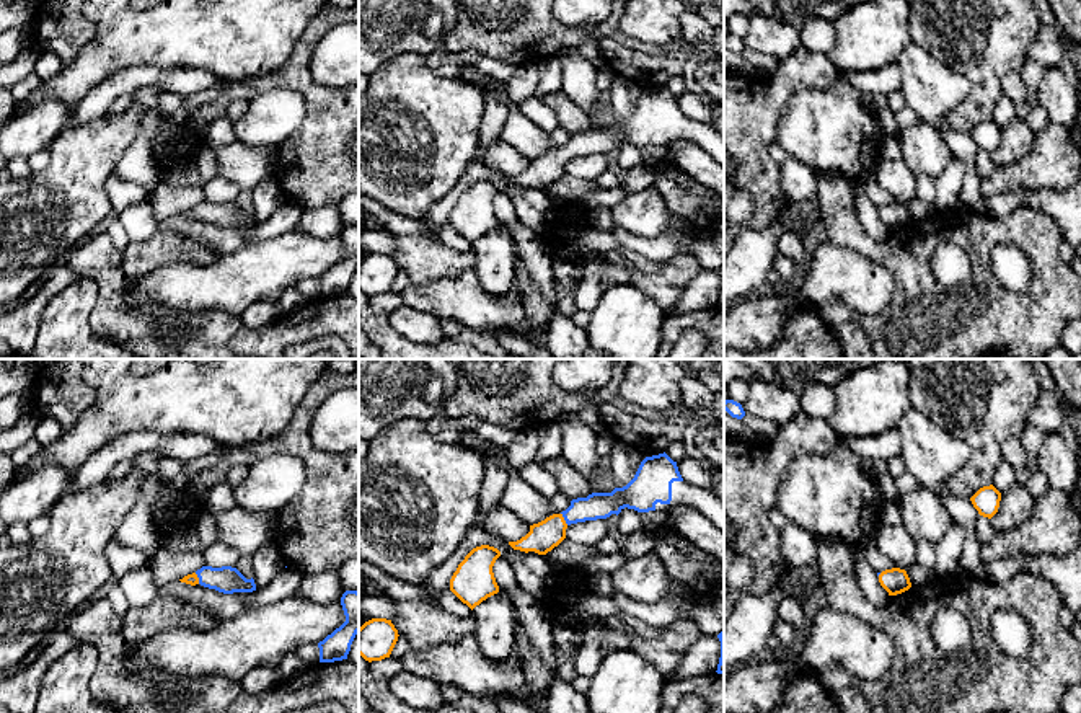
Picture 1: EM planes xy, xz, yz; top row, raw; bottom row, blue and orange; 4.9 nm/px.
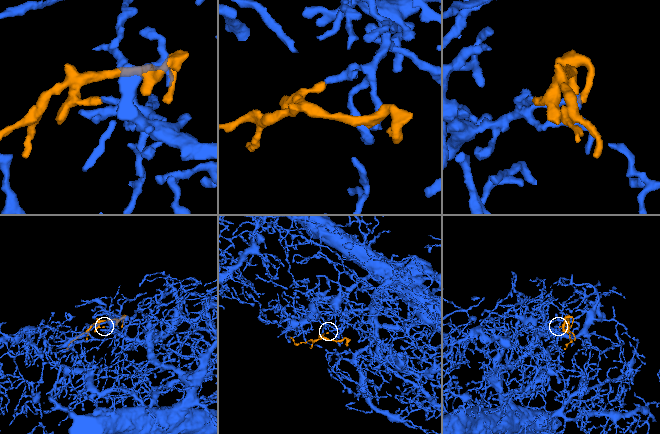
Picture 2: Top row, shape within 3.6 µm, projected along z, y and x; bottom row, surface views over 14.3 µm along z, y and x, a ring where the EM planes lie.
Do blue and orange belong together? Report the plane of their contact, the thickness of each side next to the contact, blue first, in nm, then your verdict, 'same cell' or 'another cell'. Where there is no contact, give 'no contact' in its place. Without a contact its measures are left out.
xz | 130/150 nm | same cell

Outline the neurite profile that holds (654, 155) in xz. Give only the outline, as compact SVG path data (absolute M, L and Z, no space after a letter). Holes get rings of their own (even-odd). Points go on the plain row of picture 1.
M662 145L641 147L642 162L651 166L659 166L668 160L668 152Z

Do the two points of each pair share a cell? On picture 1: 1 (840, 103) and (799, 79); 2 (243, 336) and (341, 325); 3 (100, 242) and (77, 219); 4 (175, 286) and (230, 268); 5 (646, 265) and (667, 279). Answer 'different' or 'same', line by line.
1: different
2: same
3: different
4: same
5: different

